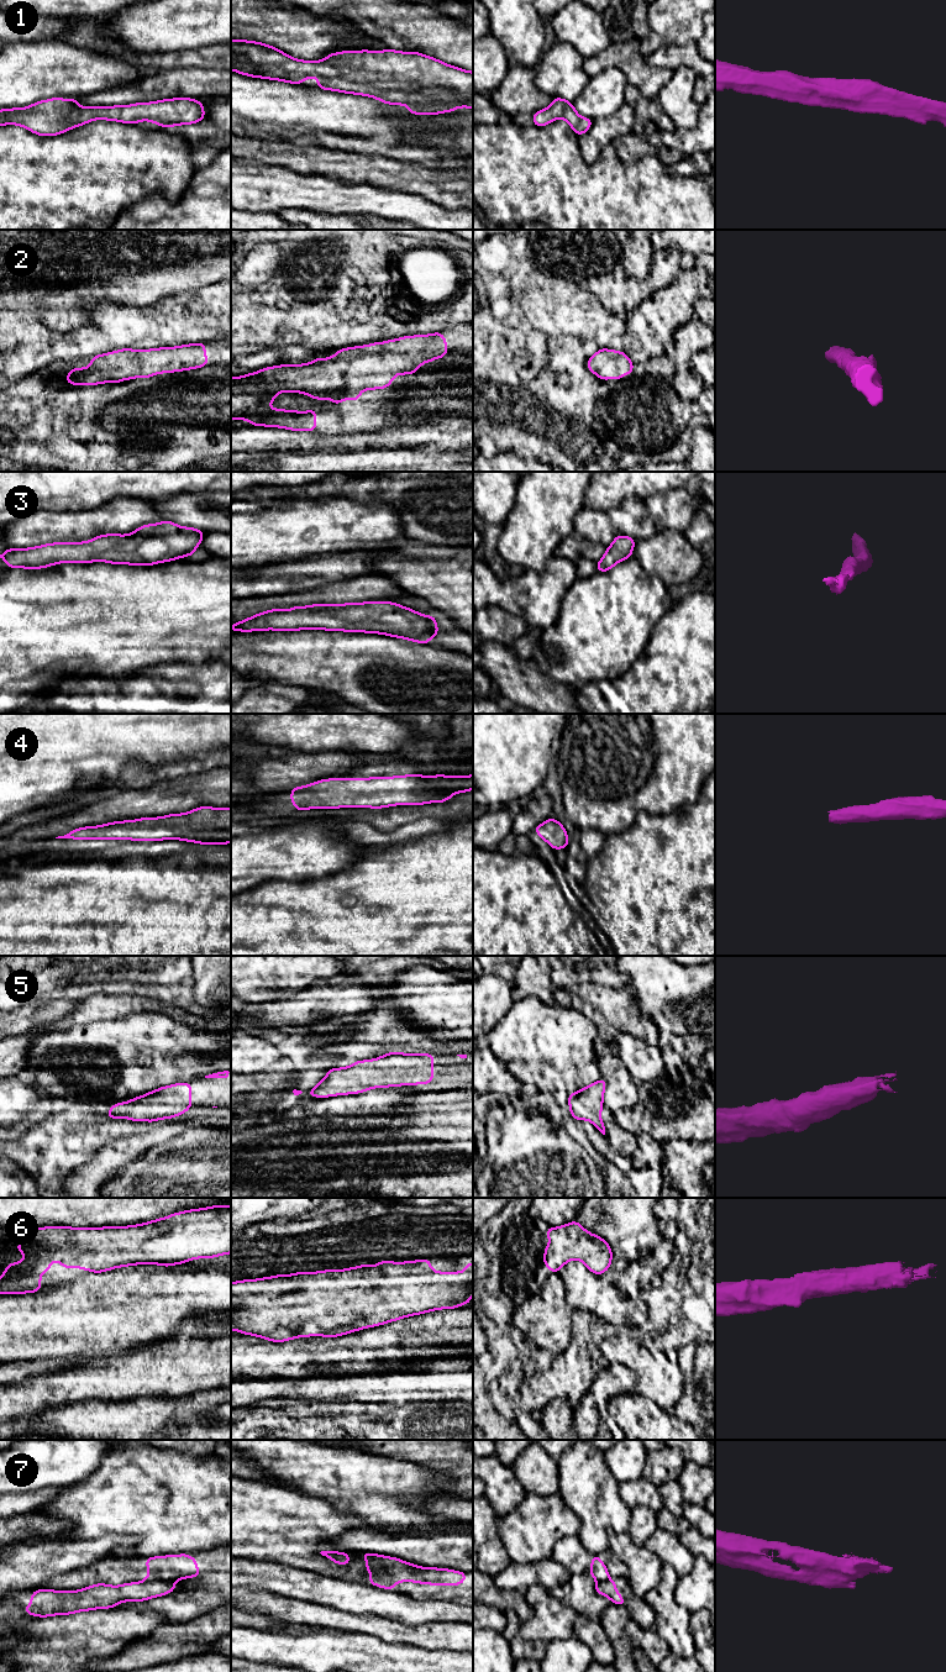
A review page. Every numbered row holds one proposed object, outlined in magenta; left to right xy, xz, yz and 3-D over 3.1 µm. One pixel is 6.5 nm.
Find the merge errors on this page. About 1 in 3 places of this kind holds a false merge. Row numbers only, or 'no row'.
7

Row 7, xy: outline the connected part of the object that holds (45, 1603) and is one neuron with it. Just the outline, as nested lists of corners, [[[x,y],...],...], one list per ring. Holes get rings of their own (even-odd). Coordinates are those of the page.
[[[133,1582],[121,1586],[98,1583],[80,1590],[32,1590],[25,1614],[33,1616],[68,1615],[78,1611],[115,1608],[121,1602],[142,1602],[175,1590],[173,1582]]]

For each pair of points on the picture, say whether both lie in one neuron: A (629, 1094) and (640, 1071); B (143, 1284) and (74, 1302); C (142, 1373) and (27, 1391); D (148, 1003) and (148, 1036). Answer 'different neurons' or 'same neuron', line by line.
A: different neurons
B: same neuron
C: same neuron
D: different neurons

